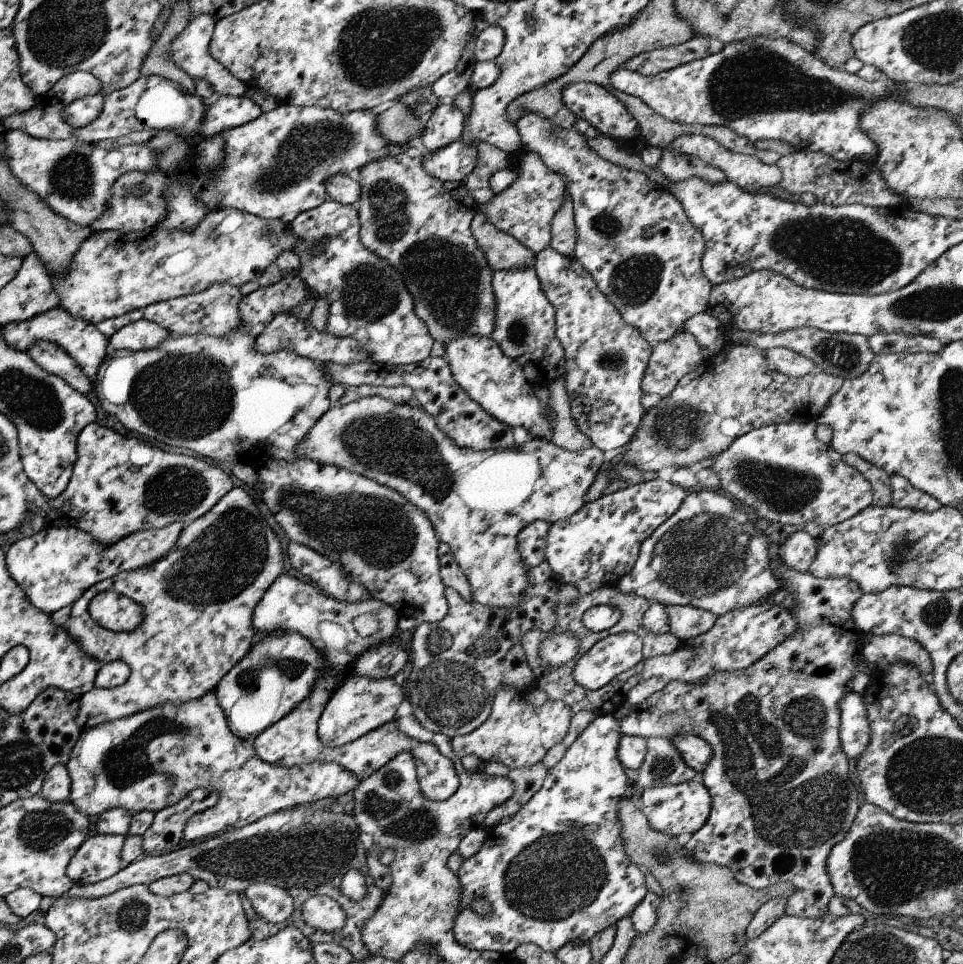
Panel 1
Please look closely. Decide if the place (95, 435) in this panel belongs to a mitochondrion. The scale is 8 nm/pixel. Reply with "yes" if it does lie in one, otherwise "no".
no

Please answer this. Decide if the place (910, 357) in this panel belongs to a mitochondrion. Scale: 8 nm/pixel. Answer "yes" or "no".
no

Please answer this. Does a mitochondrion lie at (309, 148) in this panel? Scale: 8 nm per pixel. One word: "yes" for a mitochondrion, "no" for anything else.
yes

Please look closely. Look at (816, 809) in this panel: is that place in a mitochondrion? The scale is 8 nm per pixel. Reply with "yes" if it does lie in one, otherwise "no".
yes

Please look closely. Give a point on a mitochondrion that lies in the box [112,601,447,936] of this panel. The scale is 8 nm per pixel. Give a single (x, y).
(245, 857)

